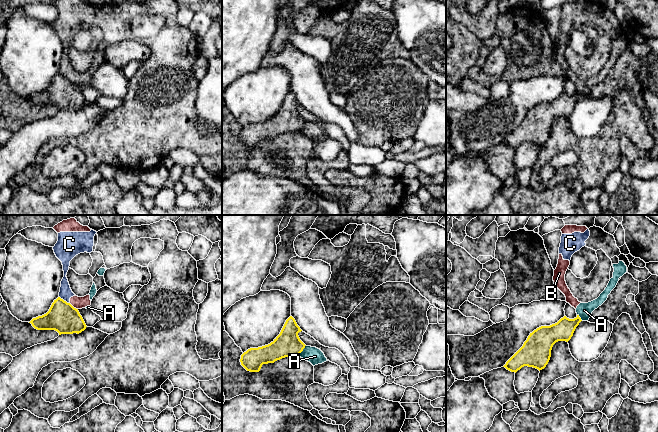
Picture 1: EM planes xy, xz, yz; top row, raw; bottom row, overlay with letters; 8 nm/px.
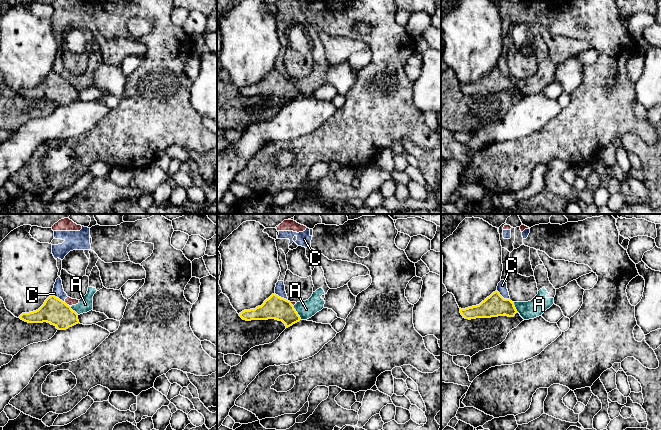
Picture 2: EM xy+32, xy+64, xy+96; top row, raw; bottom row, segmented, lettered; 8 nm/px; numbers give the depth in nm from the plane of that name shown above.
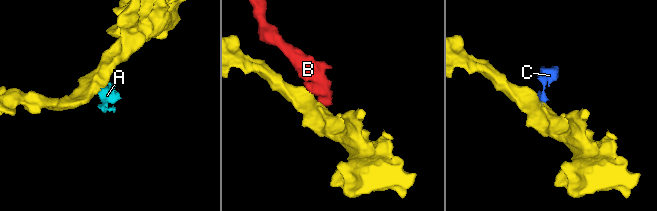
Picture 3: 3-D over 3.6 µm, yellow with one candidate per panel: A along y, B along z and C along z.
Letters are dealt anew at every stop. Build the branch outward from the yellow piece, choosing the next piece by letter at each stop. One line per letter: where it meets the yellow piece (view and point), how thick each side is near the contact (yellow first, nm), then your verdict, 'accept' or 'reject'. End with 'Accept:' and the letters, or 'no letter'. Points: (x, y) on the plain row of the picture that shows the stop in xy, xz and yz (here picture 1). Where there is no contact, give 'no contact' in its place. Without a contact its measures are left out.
A: contact xz (302, 126); calibres 200 and 140 nm; reject
B: contact xy (72, 82); calibres 240 and 100 nm; reject
C: contact xy (63, 76); calibres 240 and 100 nm; reject
Accept: no letter

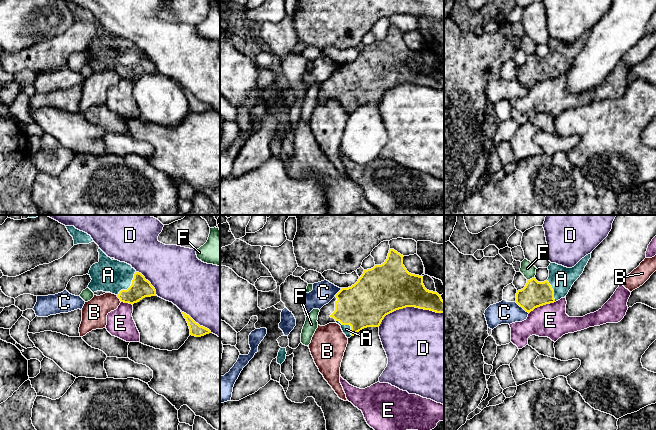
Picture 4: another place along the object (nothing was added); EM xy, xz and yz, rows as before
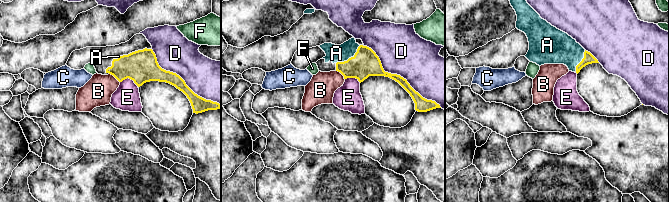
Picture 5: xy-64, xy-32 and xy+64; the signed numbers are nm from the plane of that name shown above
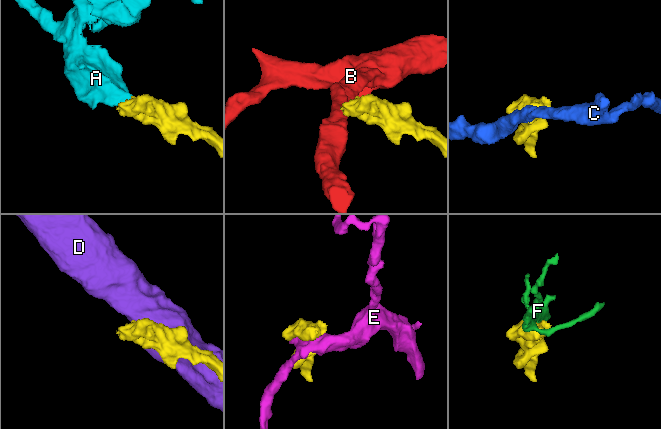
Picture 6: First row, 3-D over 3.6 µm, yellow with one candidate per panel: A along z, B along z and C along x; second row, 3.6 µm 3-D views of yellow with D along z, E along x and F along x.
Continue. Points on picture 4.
A: contact xy (131, 61); calibres 160 and 260 nm; accept
B: contact xy (118, 73); calibres 160 and 200 nm; reject
C: contact yz (522, 83); calibres 200 and 180 nm; reject
D: contact xz (409, 82); calibres 400 and 480 nm; reject
E: contact yz (541, 81); calibres 200 and 260 nm; reject
F: contact yz (530, 55); calibres 200 and 110 nm; reject
Accept: A

